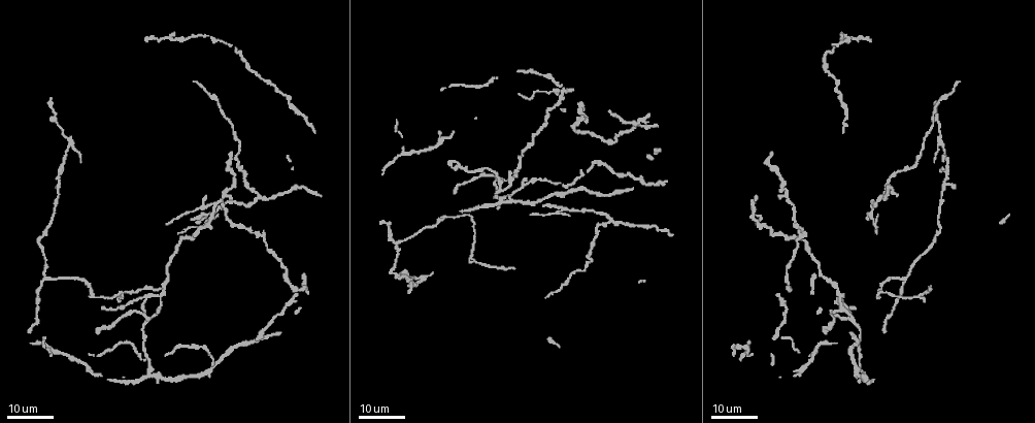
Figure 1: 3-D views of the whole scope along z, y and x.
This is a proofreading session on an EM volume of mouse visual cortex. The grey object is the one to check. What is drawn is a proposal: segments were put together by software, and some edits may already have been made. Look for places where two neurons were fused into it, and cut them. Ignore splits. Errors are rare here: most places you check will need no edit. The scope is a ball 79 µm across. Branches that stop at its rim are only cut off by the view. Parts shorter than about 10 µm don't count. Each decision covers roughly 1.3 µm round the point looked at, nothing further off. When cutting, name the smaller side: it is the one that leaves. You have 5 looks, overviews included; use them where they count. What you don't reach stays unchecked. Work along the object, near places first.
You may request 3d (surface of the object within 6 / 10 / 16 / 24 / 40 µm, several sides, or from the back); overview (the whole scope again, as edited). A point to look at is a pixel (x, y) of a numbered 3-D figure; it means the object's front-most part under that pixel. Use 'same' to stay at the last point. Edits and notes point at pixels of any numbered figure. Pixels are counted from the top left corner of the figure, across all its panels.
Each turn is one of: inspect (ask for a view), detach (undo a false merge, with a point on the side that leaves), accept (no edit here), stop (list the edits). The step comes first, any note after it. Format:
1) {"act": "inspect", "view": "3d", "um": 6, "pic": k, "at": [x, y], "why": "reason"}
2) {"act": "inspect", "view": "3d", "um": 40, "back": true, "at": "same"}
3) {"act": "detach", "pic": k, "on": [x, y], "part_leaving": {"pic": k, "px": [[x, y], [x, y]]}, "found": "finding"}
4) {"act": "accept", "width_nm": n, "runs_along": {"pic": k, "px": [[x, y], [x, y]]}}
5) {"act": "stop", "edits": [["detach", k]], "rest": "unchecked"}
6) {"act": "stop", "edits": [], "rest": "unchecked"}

{"act": "inspect", "view": "3d", "um": 24, "pic": 1, "at": [212, 203], "why": "three arms meet"}

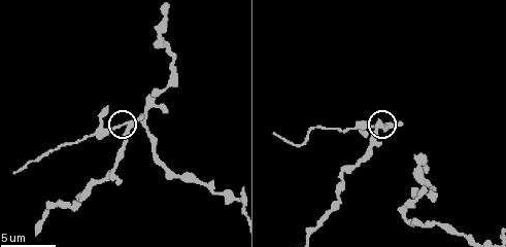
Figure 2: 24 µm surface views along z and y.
{"act": "inspect", "view": "3d", "um": 10, "pic": 2, "at": [125, 123]}

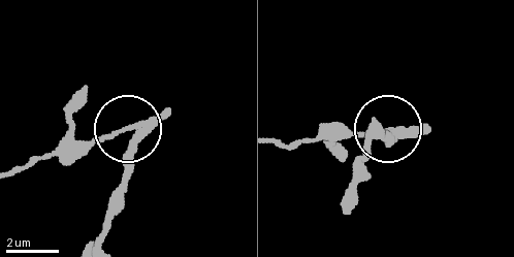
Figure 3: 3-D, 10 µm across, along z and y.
{"act": "accept", "width_nm": 210, "found": "one neuron here"}

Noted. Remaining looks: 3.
{"act": "inspect", "view": "3d", "um": 24, "pic": 1, "at": [842, 296], "why": "three arms meet"}

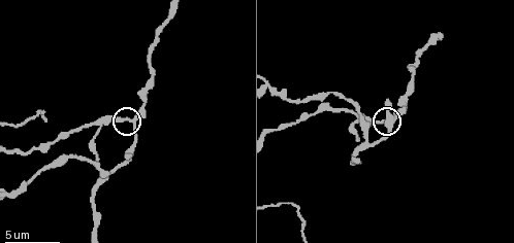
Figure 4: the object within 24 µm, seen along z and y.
{"act": "inspect", "view": "3d", "um": 6, "pic": 4, "at": [131, 119]}

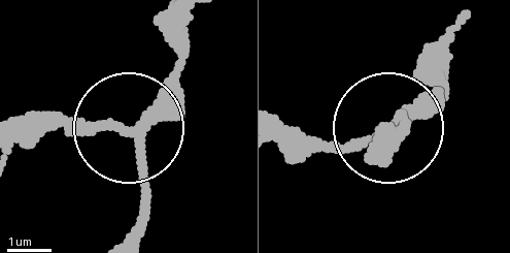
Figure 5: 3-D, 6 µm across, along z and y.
{"act": "accept", "arms": 3, "runs_along": {"pic": 5, "px": [[184, 21], [170, 87], [136, 131], [140, 231]]}, "found": "all the same neuron"}

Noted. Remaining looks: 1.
{"act": "stop", "edits": [], "rest": "unchecked"}

